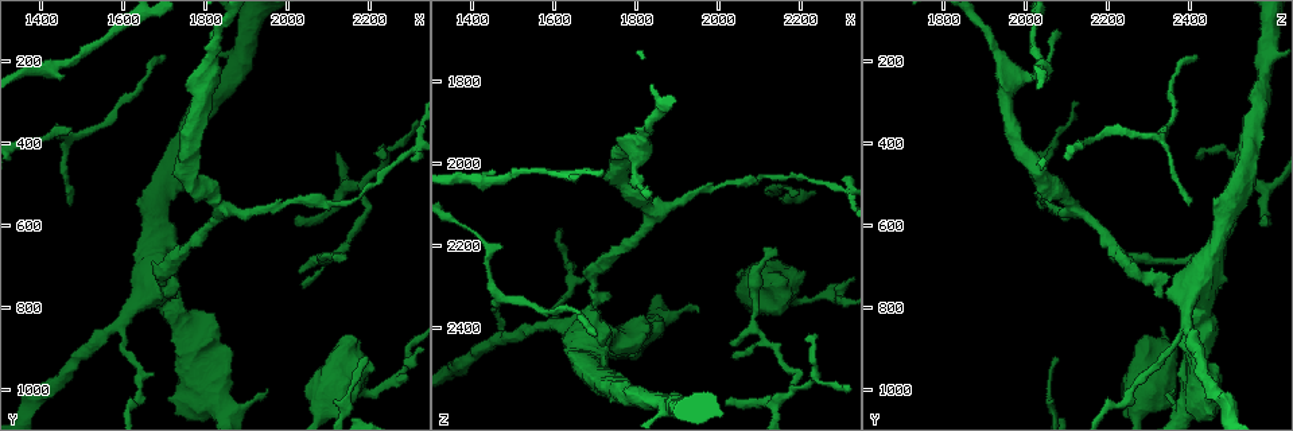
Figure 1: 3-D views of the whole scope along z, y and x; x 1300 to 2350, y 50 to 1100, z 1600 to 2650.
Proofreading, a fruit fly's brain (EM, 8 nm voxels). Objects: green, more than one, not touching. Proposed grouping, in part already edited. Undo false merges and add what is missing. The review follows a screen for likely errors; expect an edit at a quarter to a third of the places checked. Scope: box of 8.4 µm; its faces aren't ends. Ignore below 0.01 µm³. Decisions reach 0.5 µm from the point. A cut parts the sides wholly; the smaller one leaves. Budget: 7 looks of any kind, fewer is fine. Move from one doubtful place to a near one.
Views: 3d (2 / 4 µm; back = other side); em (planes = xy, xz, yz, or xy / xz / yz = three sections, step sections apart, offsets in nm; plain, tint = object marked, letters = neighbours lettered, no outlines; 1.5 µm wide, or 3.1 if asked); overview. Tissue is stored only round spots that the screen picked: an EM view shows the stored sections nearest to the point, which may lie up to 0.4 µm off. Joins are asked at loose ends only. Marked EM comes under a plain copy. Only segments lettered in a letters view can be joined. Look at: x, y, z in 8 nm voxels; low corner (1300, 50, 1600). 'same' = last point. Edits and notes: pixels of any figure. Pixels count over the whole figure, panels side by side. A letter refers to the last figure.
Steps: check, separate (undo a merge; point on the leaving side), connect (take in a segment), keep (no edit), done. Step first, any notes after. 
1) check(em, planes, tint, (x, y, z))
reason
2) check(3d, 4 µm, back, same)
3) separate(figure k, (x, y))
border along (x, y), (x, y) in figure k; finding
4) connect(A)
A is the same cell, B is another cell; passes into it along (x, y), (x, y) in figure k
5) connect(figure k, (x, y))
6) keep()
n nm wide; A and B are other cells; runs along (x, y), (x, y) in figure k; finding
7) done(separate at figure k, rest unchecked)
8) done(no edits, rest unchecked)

check(3d, 4 µm, (1825, 845, 2385))
thick end

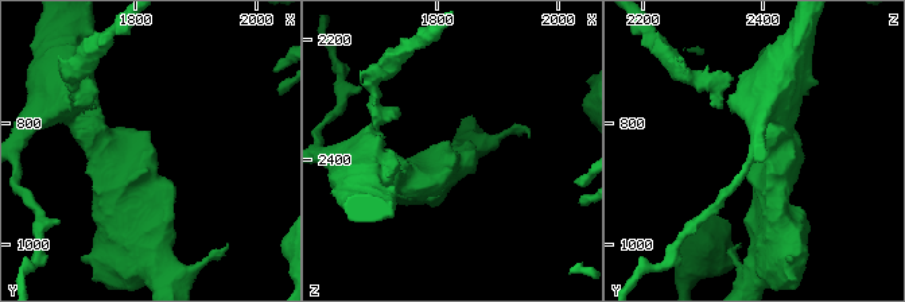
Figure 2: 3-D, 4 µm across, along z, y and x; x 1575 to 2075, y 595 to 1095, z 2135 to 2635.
check(em, yz, step 4, letters, (1825, 845, 2385))
shape alone is not enough

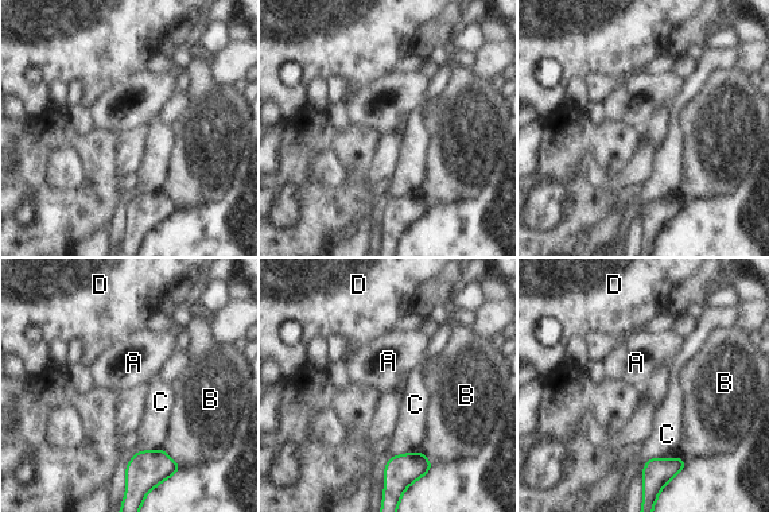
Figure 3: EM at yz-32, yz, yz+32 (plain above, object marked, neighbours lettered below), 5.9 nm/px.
check(em, planes, letters, same)

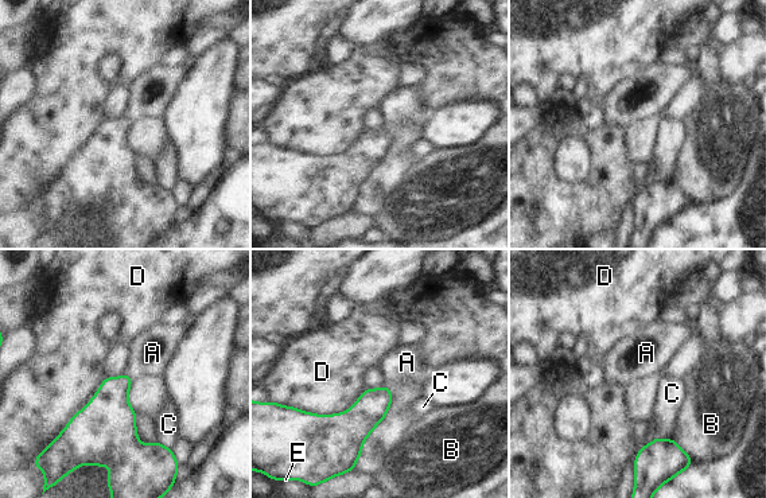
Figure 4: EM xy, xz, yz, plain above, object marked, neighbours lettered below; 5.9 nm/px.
keep()
A, B, C, D and E are other cells; border along (384, 384), (393, 393) in figure 4; none of them fits

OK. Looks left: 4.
check(3d, 2 µm, (1475, 555, 2405))

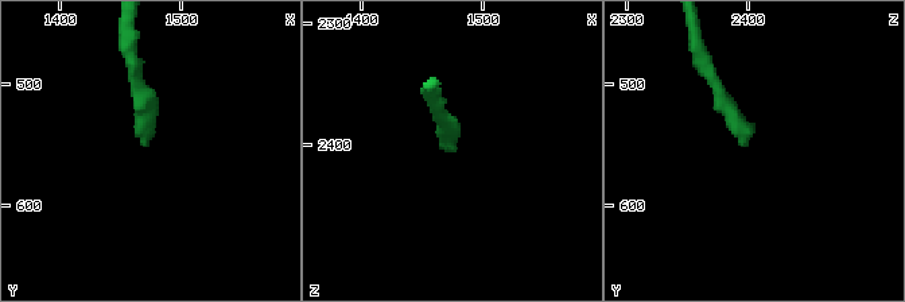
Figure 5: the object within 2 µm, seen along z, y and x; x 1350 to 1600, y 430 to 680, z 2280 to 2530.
check(em, planes, letters, (1470, 550, 2402))

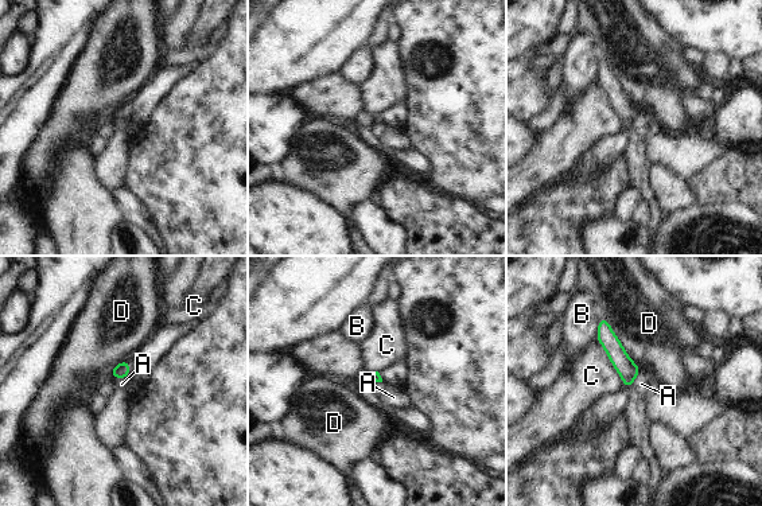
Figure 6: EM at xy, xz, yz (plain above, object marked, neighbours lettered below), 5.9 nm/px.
keep()
D touches over 400 nm; A, B, C and D are other cells; runs along (602, 322), (629, 382) in figure 6; no lettered segment goes on from it

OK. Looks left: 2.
check(em, planes, letters, (1885, 205, 2575))
sudden change in width

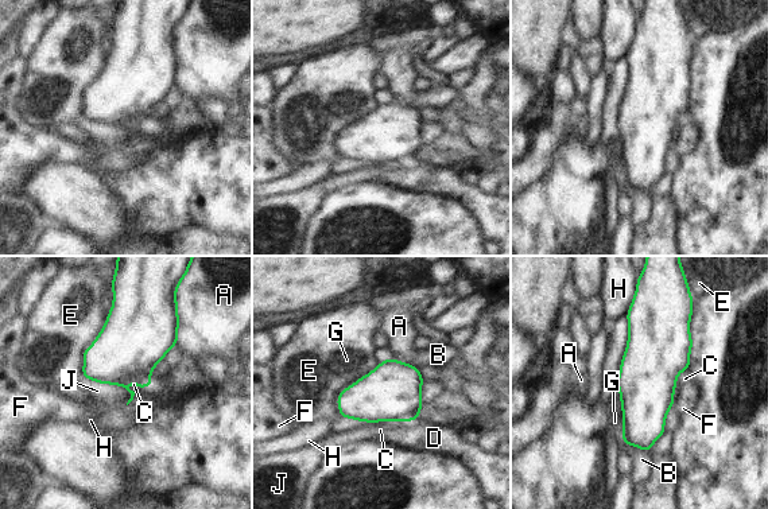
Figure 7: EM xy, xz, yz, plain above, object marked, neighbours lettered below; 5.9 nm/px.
keep()
A, B, C, D, E, F, G, H and J are other cells; border along (616, 384), (620, 392), (623, 438) in figure 7; all the same cell

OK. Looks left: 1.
done(no edits, rest unchecked)

